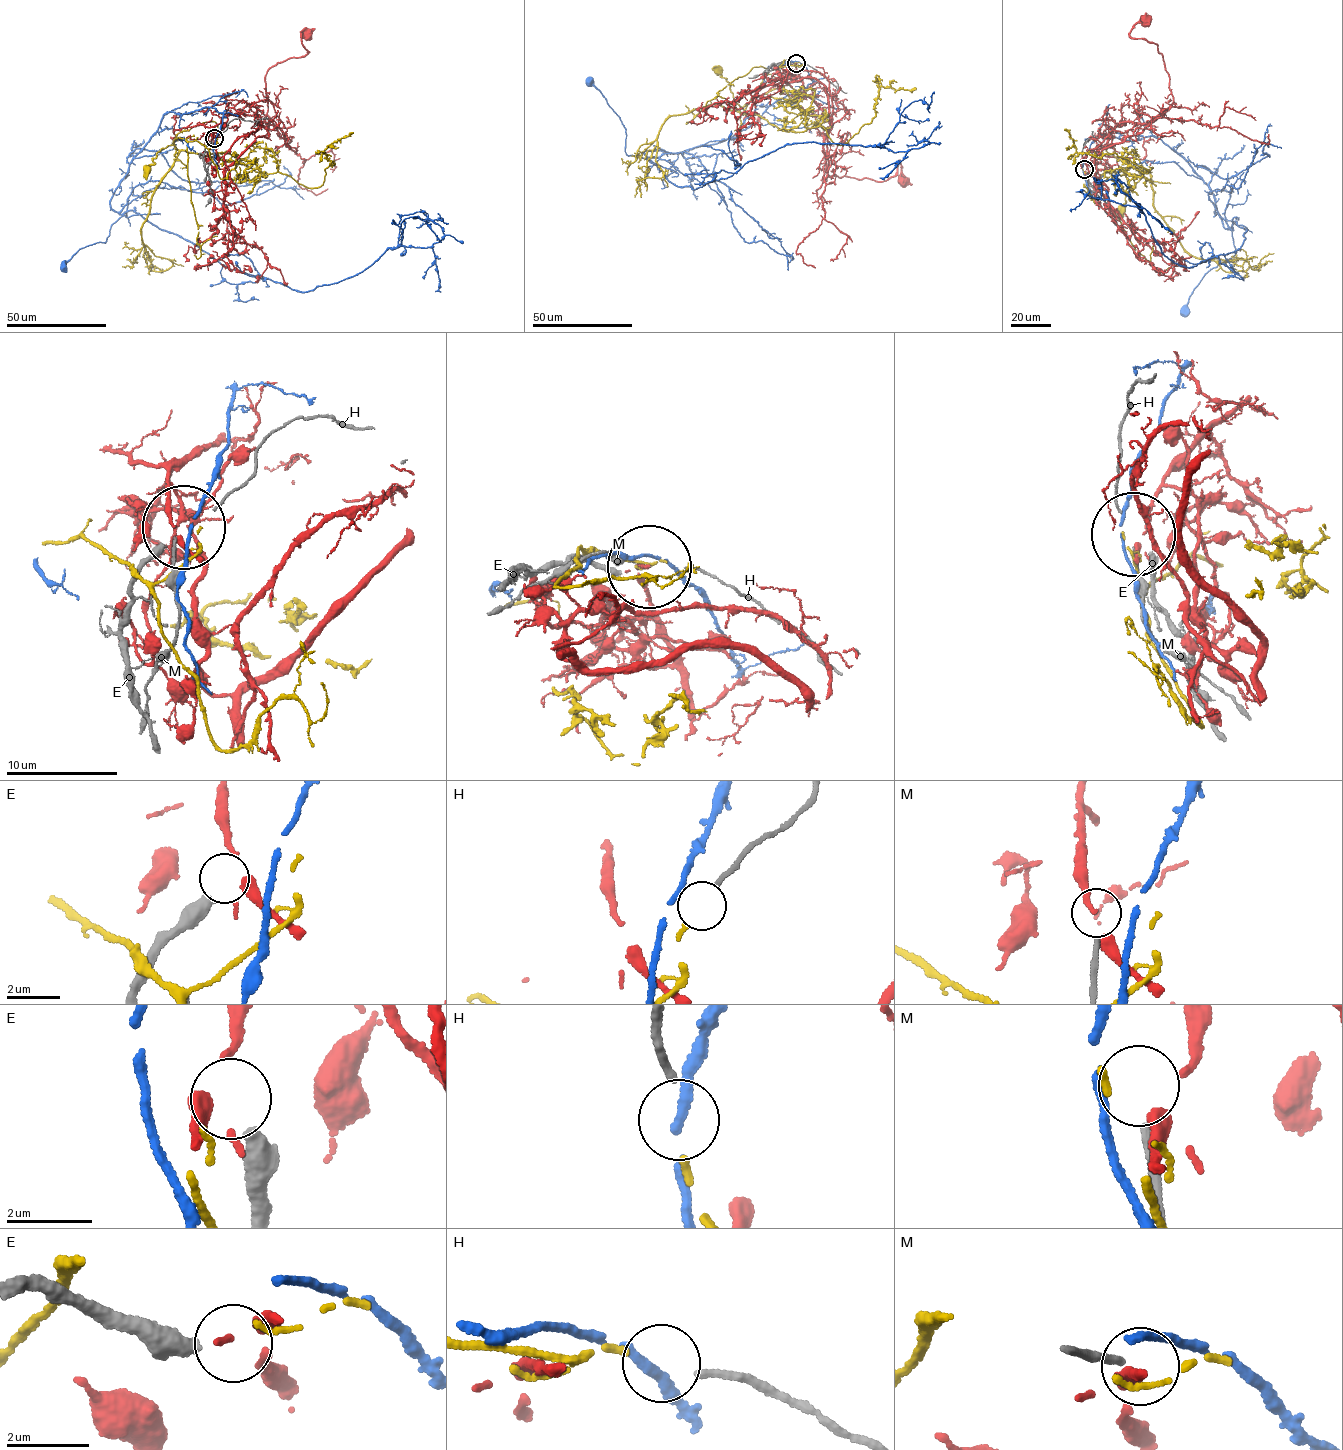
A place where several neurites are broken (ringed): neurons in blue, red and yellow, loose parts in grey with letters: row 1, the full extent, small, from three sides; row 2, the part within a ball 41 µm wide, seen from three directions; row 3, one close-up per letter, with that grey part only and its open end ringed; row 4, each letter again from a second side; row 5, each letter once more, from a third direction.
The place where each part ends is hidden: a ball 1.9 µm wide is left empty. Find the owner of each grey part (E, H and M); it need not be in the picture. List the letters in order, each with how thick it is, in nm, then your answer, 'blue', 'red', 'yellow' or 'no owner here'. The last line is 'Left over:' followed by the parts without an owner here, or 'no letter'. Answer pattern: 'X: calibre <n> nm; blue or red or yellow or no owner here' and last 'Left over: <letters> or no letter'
E: calibre 460 nm; no owner here
H: calibre 170 nm; yellow
M: calibre 180 nm; no owner here
Left over: E, M

